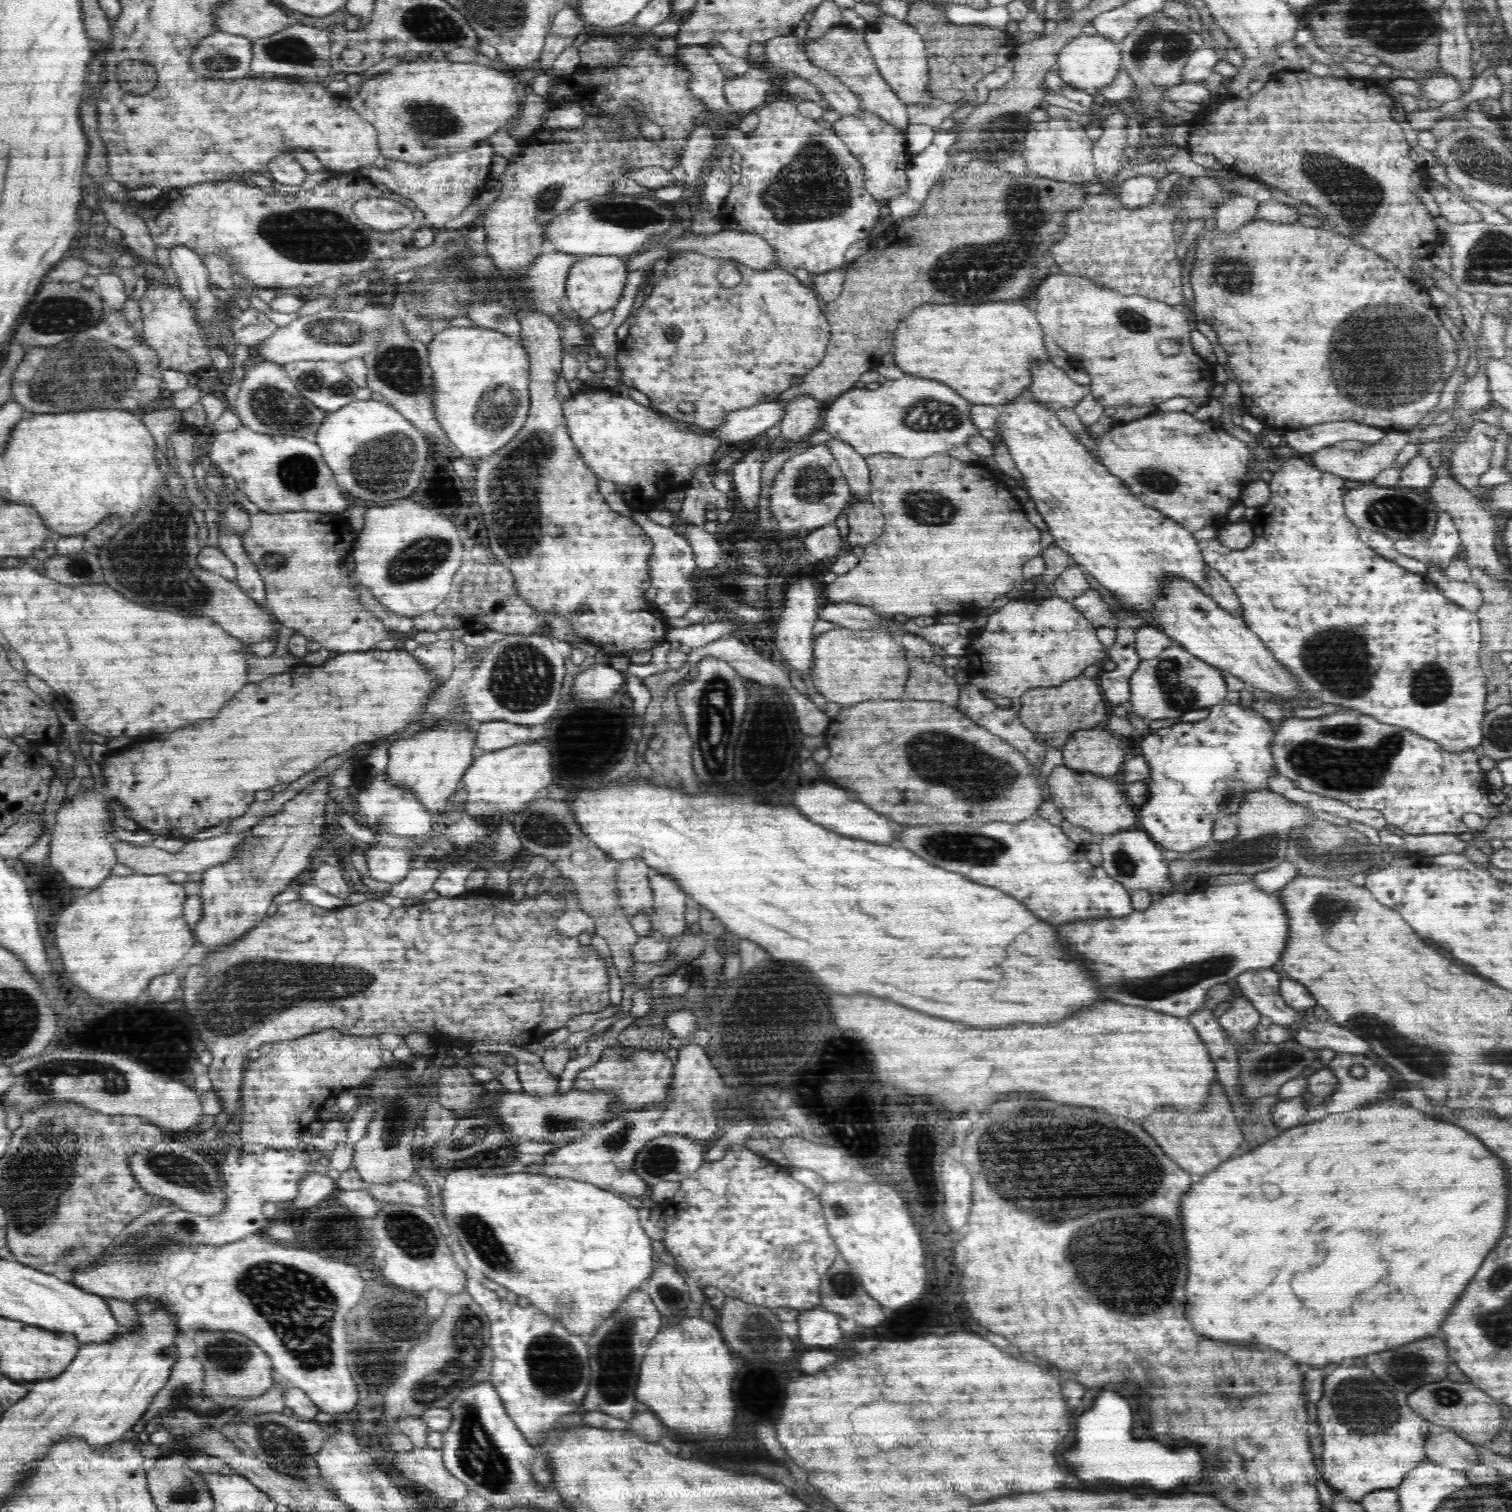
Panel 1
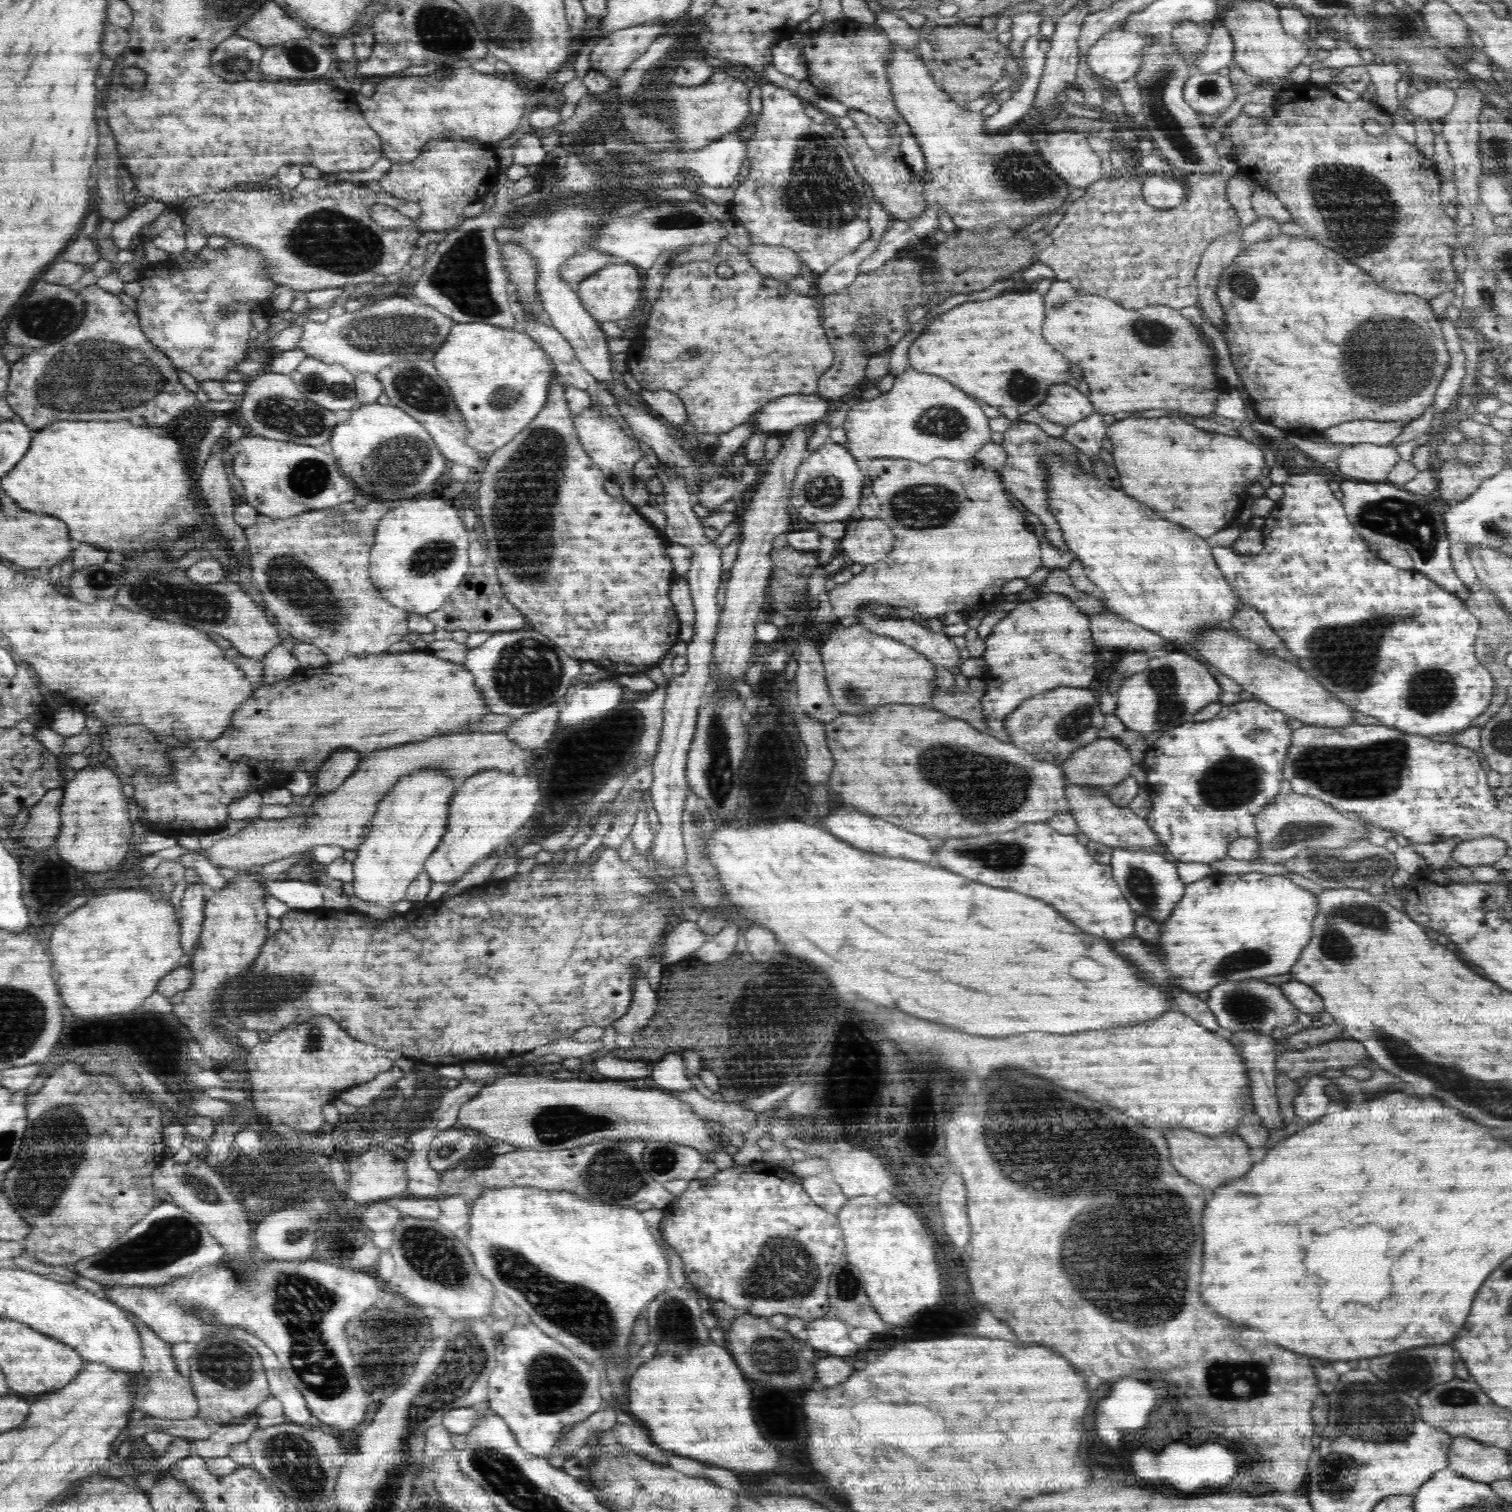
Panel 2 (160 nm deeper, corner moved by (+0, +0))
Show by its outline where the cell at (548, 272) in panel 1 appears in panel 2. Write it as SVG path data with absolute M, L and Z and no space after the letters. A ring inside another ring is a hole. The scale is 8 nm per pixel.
M596 249L578 252L572 254L566 262L562 262L562 266L558 268L558 276L562 277L562 281L566 281L568 286L572 286L594 275L596 270L602 270L607 263L617 261L614 256Z

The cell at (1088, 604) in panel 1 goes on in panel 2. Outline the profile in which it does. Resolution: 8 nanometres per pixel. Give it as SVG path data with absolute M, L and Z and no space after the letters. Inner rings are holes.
M1104 608L1089 618L1094 644L1101 654L1125 648L1151 659L1170 652L1168 642L1159 634L1126 620L1111 609Z

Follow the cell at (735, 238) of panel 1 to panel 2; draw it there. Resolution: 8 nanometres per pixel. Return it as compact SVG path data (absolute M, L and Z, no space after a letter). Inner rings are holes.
M754 243L748 252L748 258L750 264L765 277L777 278L782 282L792 282L796 276L801 275L811 278L798 255L783 246Z

